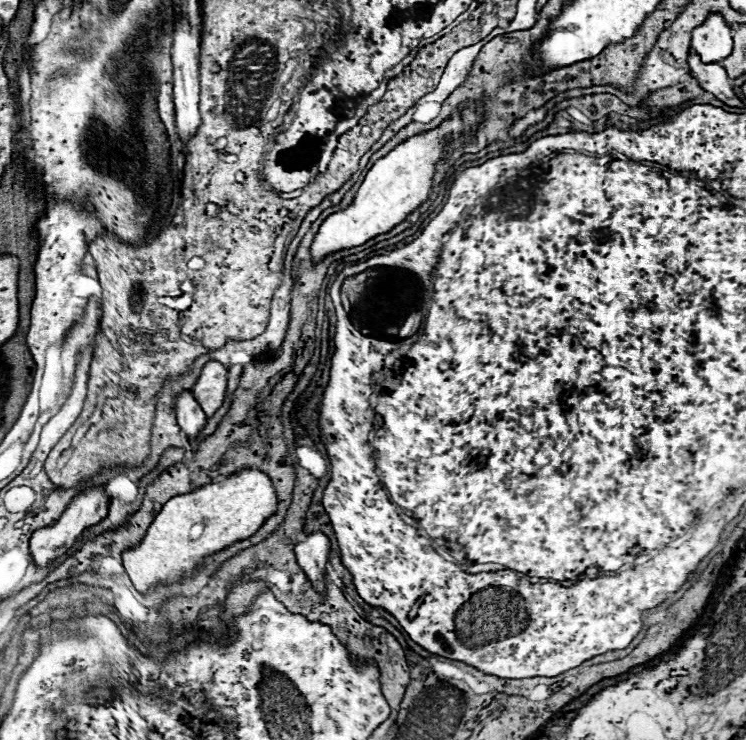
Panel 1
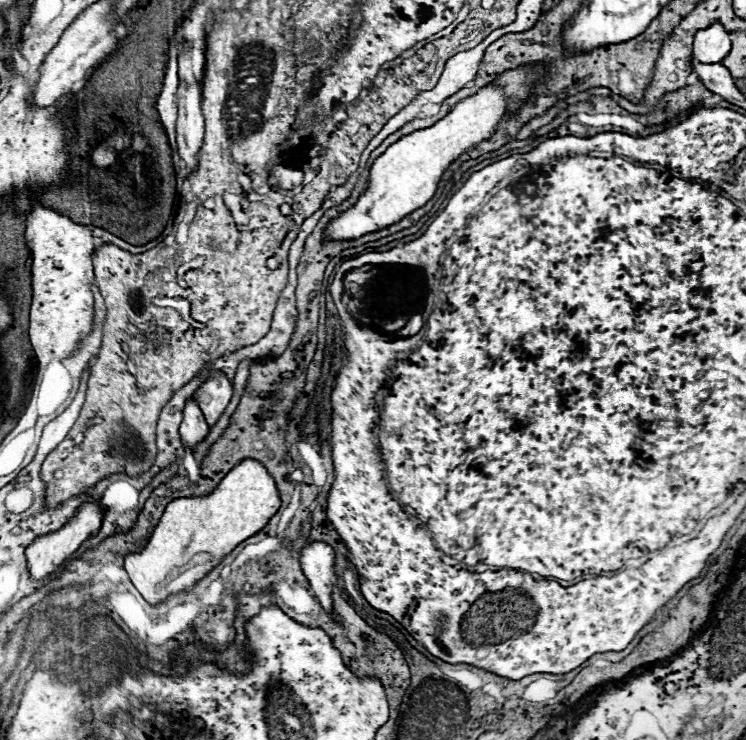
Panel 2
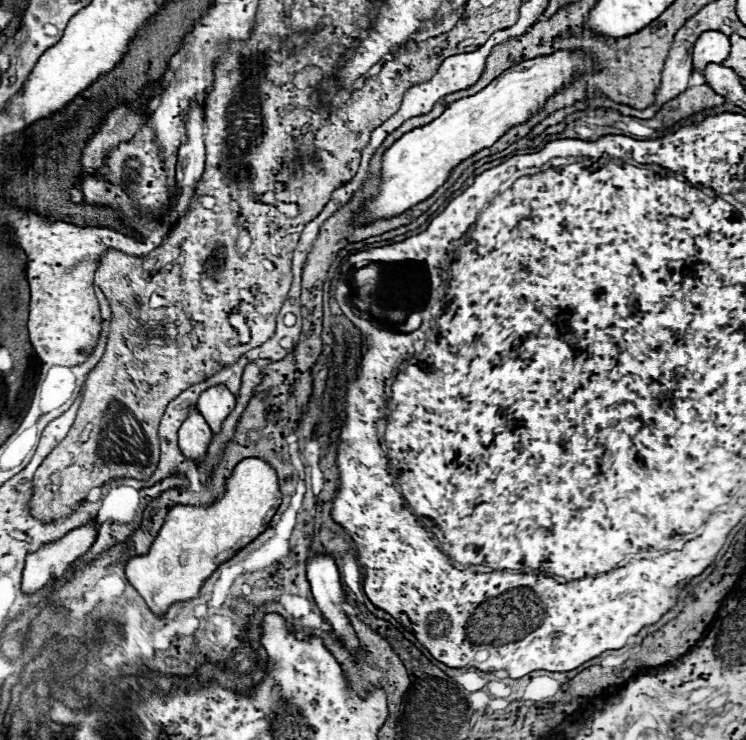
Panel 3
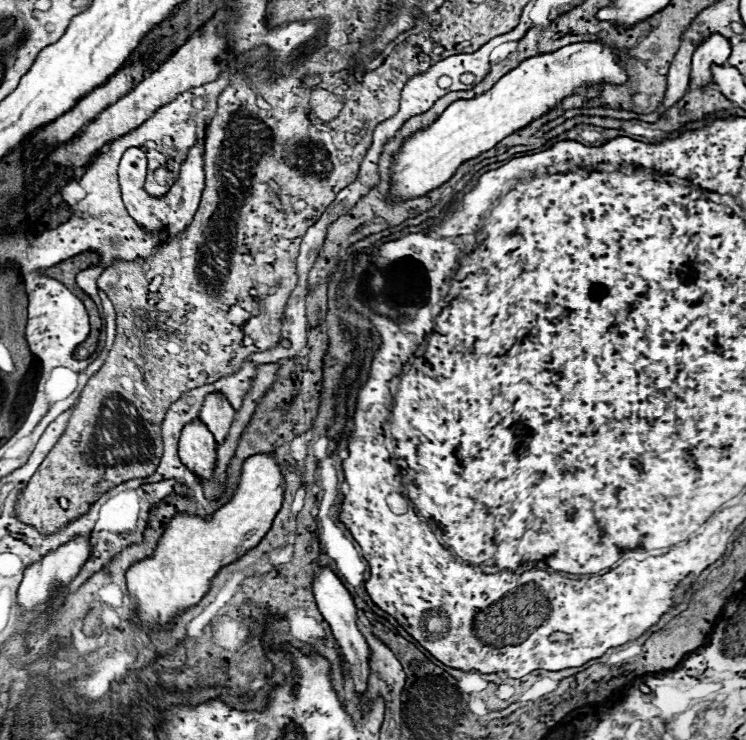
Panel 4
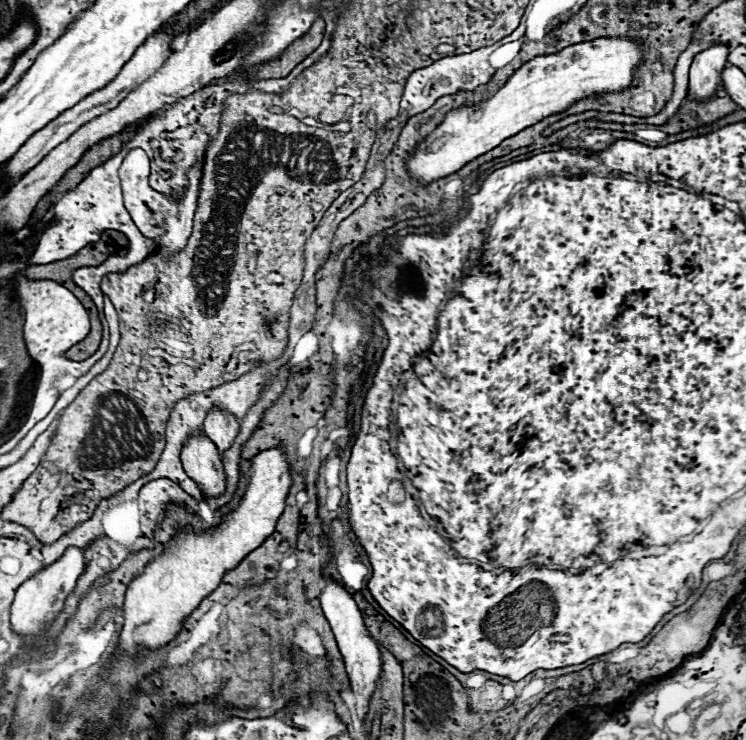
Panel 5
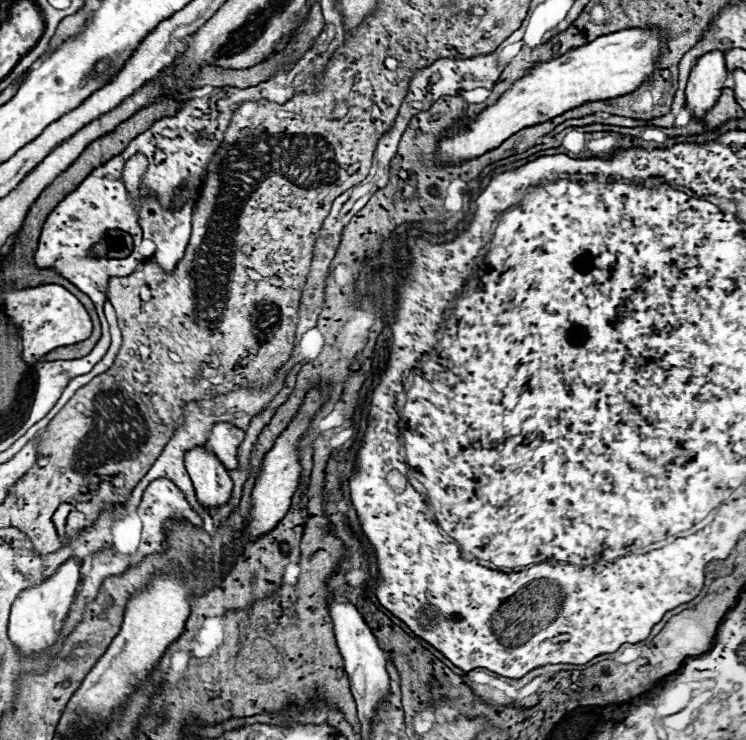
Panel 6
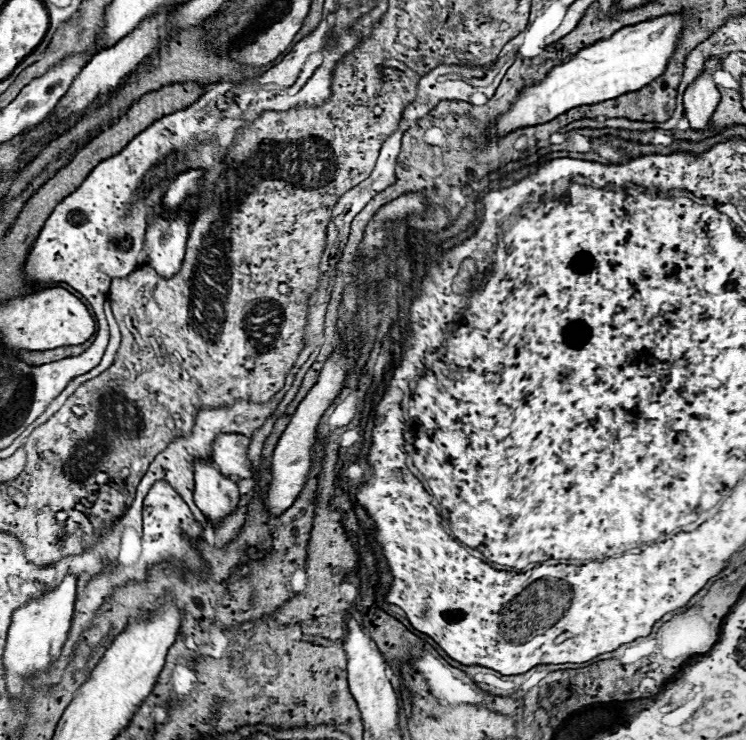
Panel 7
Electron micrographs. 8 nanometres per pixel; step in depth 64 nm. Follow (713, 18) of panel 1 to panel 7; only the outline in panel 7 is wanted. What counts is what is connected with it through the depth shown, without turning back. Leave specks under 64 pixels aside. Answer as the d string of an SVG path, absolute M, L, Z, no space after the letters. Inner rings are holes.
M712 56L704 62L704 70L696 76L696 80L684 92L684 114L690 120L694 130L704 130L714 108L720 102L718 86L714 84L714 74L722 70L720 58Z

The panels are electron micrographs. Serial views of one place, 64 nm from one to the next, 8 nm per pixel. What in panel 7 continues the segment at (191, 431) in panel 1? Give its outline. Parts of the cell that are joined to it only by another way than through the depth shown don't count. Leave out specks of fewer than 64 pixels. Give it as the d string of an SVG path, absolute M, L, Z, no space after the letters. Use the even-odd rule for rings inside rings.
M196 458L194 468L194 502L204 512L204 516L218 524L222 516L230 514L238 502L238 486L234 480L226 478L212 460Z

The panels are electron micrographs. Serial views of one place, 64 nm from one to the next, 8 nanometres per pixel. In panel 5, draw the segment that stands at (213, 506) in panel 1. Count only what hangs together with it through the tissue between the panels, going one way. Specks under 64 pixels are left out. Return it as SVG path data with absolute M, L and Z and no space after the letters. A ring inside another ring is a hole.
M280 448L256 454L250 464L246 492L240 496L238 506L224 514L222 522L214 528L200 532L192 532L188 528L178 530L162 554L150 560L144 570L132 578L126 590L120 648L136 654L138 646L156 650L168 644L182 628L182 620L220 584L222 574L232 570L274 532L276 520L284 512L290 484L290 468Z

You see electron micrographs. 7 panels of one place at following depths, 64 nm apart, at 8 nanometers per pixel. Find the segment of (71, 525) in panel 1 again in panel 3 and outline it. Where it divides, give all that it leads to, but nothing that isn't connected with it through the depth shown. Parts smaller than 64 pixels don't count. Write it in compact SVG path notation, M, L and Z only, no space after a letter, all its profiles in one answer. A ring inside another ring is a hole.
M88 520L80 528L66 532L62 538L46 542L36 552L30 552L26 556L22 590L36 592L46 588L52 580L62 578L68 568L72 568L72 564L90 548L96 534L96 520Z

